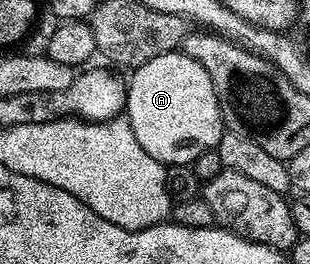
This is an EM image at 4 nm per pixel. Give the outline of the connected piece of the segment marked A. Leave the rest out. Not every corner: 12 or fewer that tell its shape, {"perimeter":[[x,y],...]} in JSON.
{"perimeter":[[169,51],[125,111],[155,161],[192,165],[223,130],[211,77]]}

